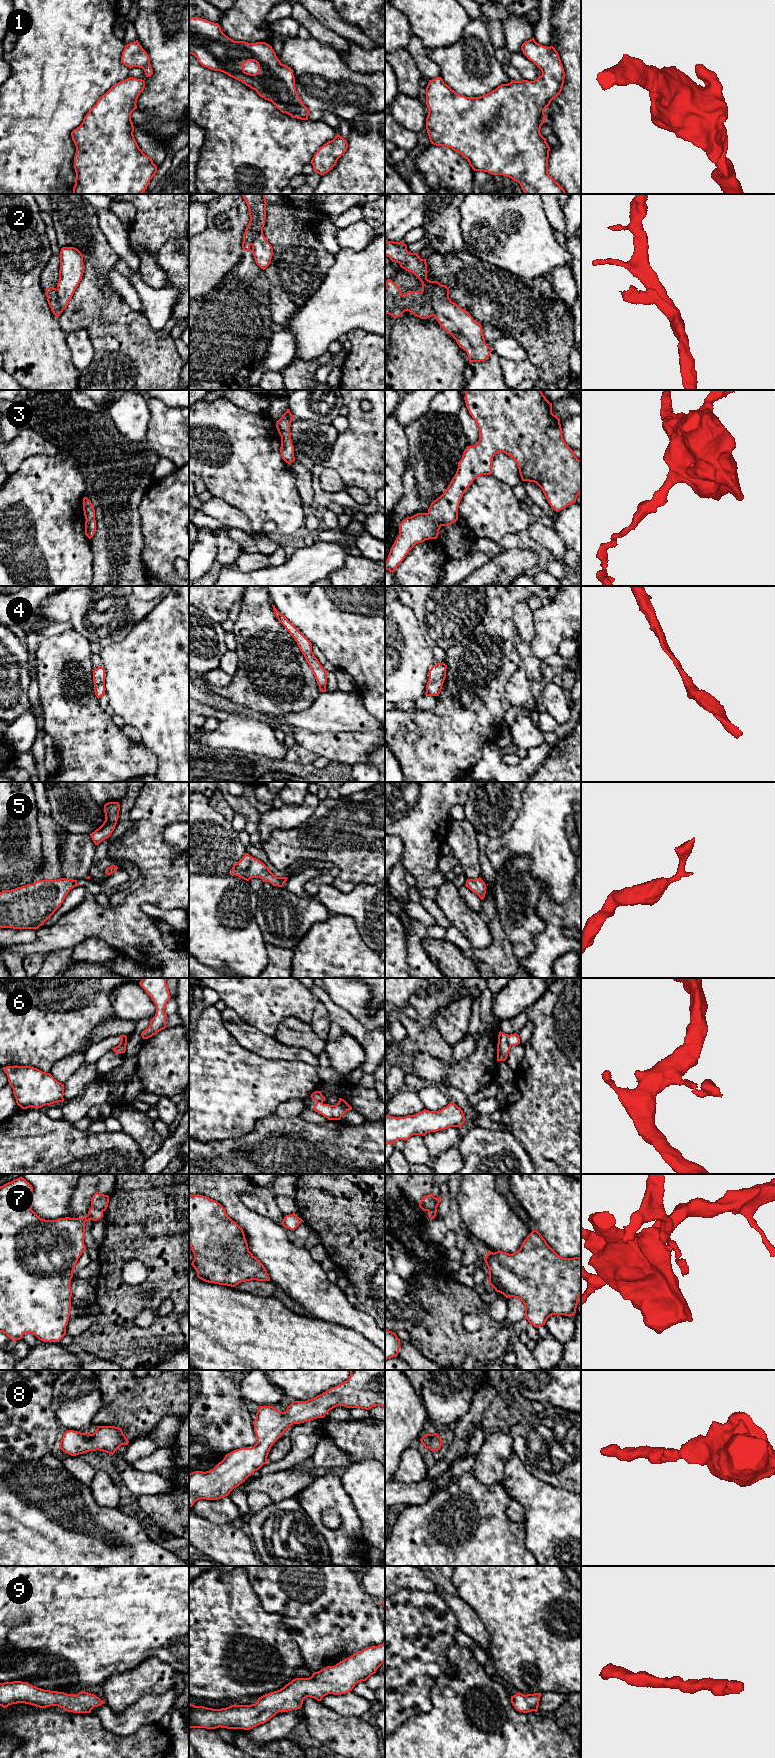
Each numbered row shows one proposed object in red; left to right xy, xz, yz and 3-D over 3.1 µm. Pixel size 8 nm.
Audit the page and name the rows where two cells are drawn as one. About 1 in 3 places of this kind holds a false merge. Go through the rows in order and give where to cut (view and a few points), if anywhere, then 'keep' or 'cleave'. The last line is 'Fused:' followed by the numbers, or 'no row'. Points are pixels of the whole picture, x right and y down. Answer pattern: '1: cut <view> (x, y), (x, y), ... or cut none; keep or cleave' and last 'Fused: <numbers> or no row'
1: cut none; keep
2: cut yz (422, 289), (428, 297), (433, 315); cleave
3: cut none; keep
4: cut none; keep
5: cut none; keep
6: cut yz (508, 1035), (508, 1044), (510, 1046); cleave
7: cut xy (91, 1206), (102, 1211); cleave
8: cut none; keep
9: cut none; keep
Fused: 2, 6, 7

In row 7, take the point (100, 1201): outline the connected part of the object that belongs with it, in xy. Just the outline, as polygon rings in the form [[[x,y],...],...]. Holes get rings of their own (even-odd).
[[[96,1192],[91,1198],[91,1207],[106,1211],[109,1203],[109,1196]]]

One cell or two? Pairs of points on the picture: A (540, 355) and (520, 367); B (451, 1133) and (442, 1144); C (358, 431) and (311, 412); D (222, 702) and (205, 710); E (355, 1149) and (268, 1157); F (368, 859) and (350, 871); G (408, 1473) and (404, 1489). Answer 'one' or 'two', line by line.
A: two
B: one
C: two
D: two
E: one
F: one
G: two

